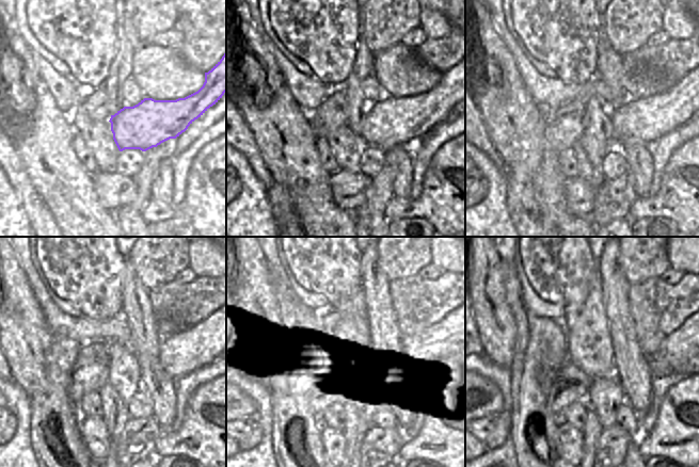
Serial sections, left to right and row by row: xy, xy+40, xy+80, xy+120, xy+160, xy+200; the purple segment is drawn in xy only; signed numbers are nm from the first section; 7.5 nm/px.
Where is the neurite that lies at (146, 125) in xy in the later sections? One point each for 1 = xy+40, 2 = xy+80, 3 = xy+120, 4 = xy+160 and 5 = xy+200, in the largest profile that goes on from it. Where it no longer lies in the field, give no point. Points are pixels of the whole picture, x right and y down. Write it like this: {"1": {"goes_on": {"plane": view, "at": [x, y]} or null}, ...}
{"1": {"goes_on": {"plane": "xy+40", "at": [391, 122]}}, "2": {"goes_on": {"plane": "xy+80", "at": [646, 119]}}, "3": {"goes_on": {"plane": "xy+120", "at": [199, 345]}}, "4": {"goes_on": {"plane": "xy+160", "at": [438, 345]}}, "5": {"goes_on": {"plane": "xy+200", "at": [678, 343]}}}

